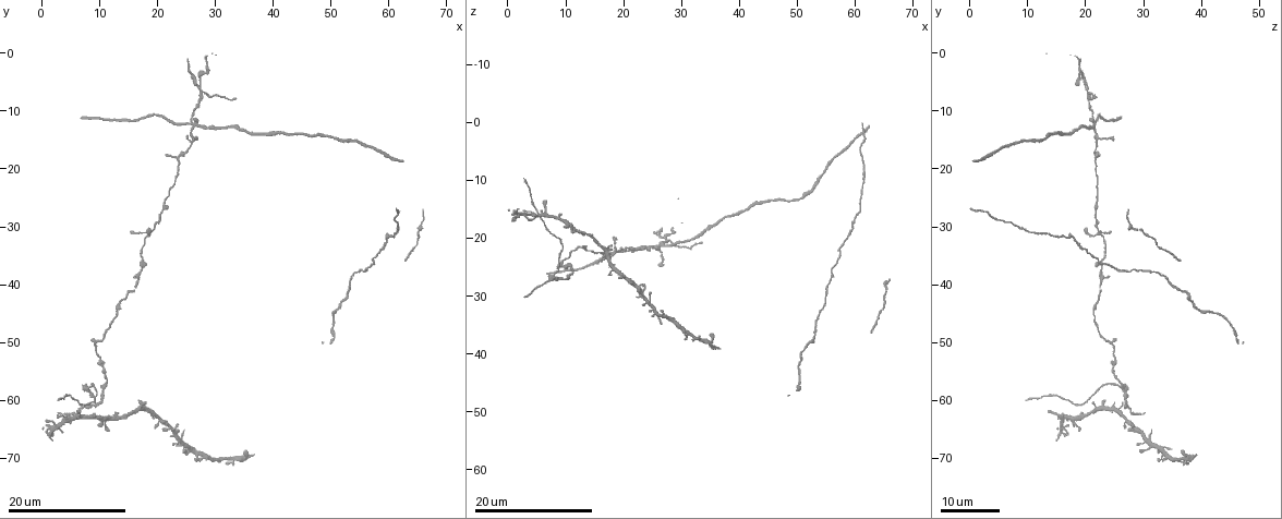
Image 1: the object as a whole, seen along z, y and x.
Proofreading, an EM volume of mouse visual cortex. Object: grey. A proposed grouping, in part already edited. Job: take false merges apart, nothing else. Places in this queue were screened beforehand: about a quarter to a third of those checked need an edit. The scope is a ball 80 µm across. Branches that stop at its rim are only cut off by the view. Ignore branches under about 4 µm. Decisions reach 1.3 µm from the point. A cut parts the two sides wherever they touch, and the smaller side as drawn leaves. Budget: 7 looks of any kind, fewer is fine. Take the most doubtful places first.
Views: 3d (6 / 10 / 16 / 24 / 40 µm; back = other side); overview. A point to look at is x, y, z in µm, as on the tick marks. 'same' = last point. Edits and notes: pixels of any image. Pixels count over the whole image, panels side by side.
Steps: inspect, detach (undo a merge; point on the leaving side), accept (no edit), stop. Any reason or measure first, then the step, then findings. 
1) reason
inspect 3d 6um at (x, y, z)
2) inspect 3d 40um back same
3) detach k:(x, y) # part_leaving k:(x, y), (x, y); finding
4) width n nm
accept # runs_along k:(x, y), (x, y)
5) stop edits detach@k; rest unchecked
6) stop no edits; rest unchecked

three-way junction
inspect 3d 16um at (28.5, 6.5, 21.0)

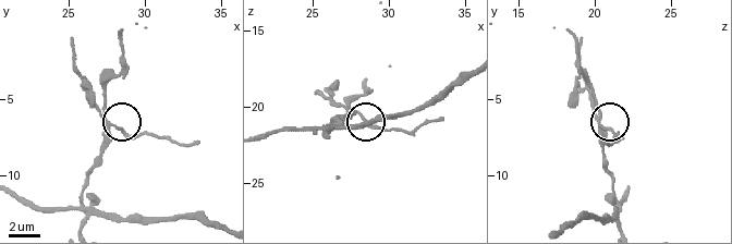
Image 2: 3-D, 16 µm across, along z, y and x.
closer look
inspect 3d 6um at (28.0, 6.8, 20.6)

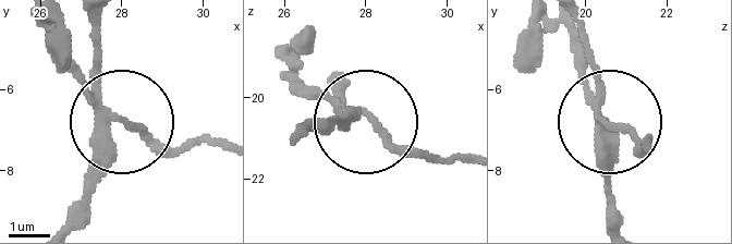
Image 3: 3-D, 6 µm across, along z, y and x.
width 270 nm
detach 3:(312, 98) # two neurons meet here

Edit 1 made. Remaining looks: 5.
inspect 3d 16um at (9.0, 50.5, 24.5)

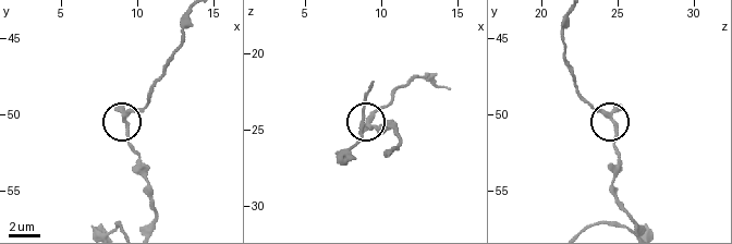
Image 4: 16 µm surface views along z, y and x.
inspect 3d 10um at (9.4, 50.8, 24.8)

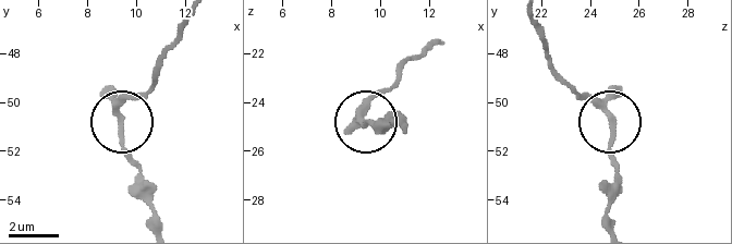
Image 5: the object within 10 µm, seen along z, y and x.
accept # runs_along 5:(188, 22), (151, 84), (120, 116), (138, 195); continuous, no second neuron

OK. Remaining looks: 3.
inspect 3d 16um at (18.5, 31.0, 22.5)

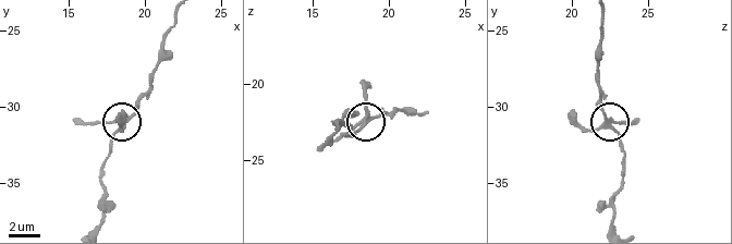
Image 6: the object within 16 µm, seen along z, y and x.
inspect 3d 10um at (18.6, 31.0, 22.2)

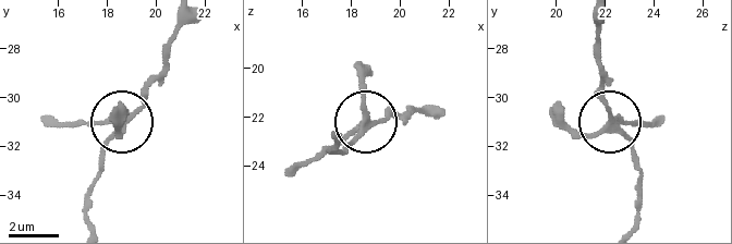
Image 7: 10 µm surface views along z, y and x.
width 230 nm
accept # runs_along 7:(602, 17), (608, 118), (583, 136), (554, 126); continuous, no second neuron

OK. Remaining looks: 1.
stop edits detach@3; rest unchecked

